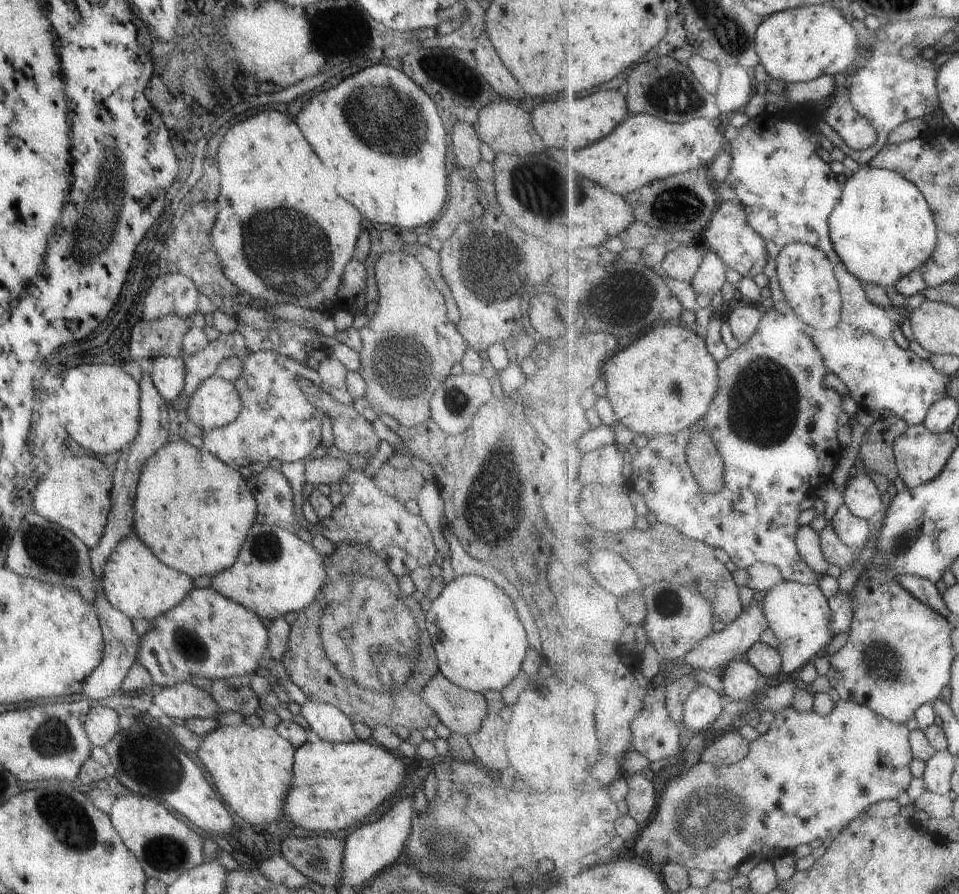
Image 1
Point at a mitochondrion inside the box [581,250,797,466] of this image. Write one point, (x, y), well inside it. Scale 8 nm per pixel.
(631, 300)

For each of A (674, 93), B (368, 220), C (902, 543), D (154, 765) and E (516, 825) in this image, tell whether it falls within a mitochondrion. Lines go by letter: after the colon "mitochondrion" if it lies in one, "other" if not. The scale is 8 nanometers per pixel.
A: mitochondrion
B: other
C: mitochondrion
D: mitochondrion
E: other

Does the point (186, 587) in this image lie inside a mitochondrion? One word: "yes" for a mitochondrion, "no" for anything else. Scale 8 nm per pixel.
no

